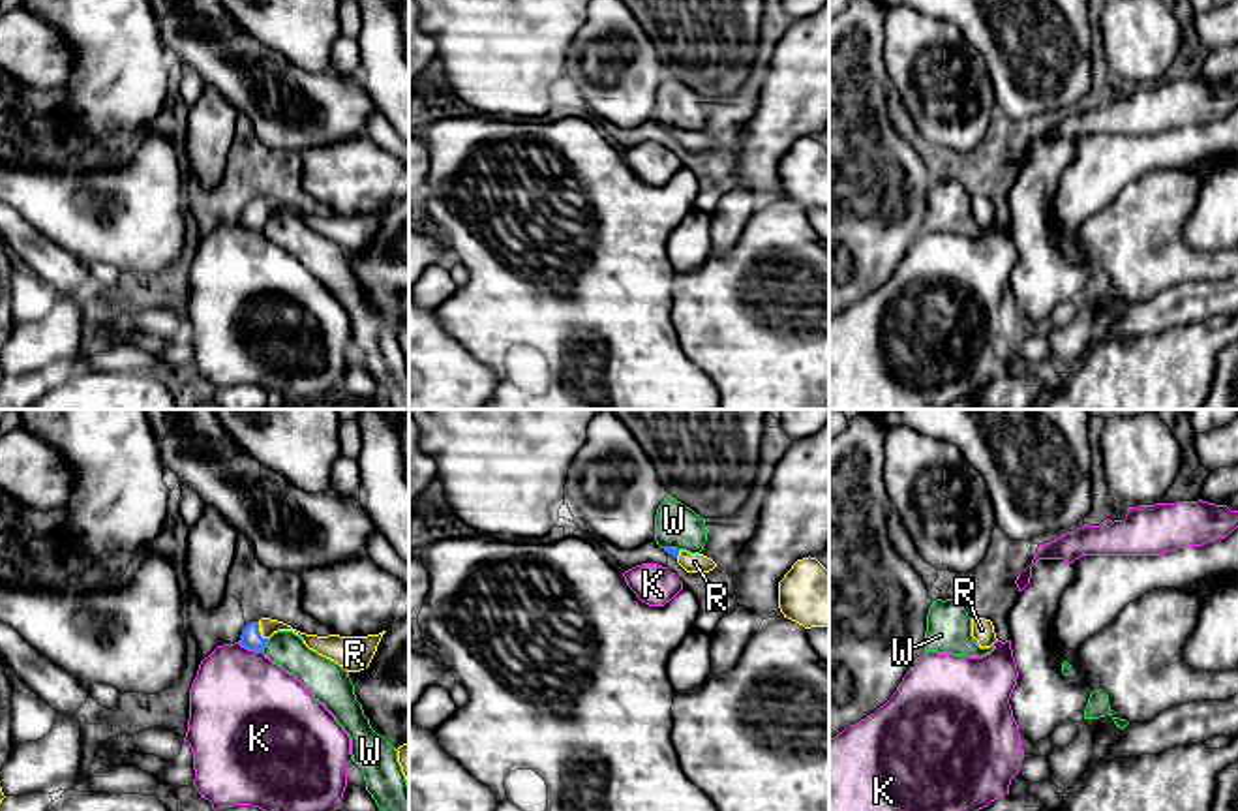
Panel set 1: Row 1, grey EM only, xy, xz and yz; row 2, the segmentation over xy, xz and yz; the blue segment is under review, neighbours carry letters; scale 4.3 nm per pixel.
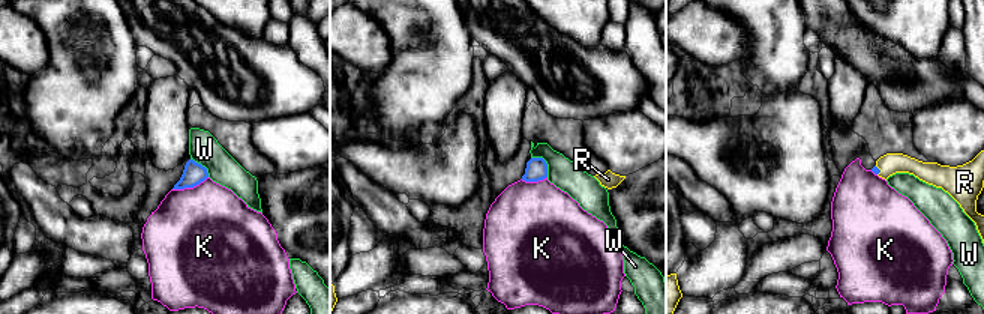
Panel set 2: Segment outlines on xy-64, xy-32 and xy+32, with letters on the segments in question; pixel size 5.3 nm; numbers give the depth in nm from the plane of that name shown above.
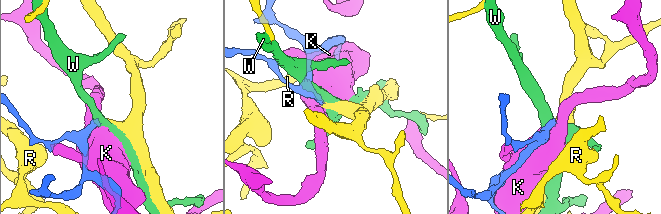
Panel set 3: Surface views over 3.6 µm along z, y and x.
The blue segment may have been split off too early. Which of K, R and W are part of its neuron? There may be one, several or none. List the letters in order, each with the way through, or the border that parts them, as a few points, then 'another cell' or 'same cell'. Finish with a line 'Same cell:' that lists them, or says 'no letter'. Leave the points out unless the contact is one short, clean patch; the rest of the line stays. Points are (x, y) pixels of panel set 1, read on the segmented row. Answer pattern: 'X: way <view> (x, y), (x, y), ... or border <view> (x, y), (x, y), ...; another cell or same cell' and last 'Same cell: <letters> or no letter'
K: another cell
R: way xy (250, 637), (257, 631), (267, 627); same cell
W: border xy (269, 639), (261, 650); another cell
Same cell: R

